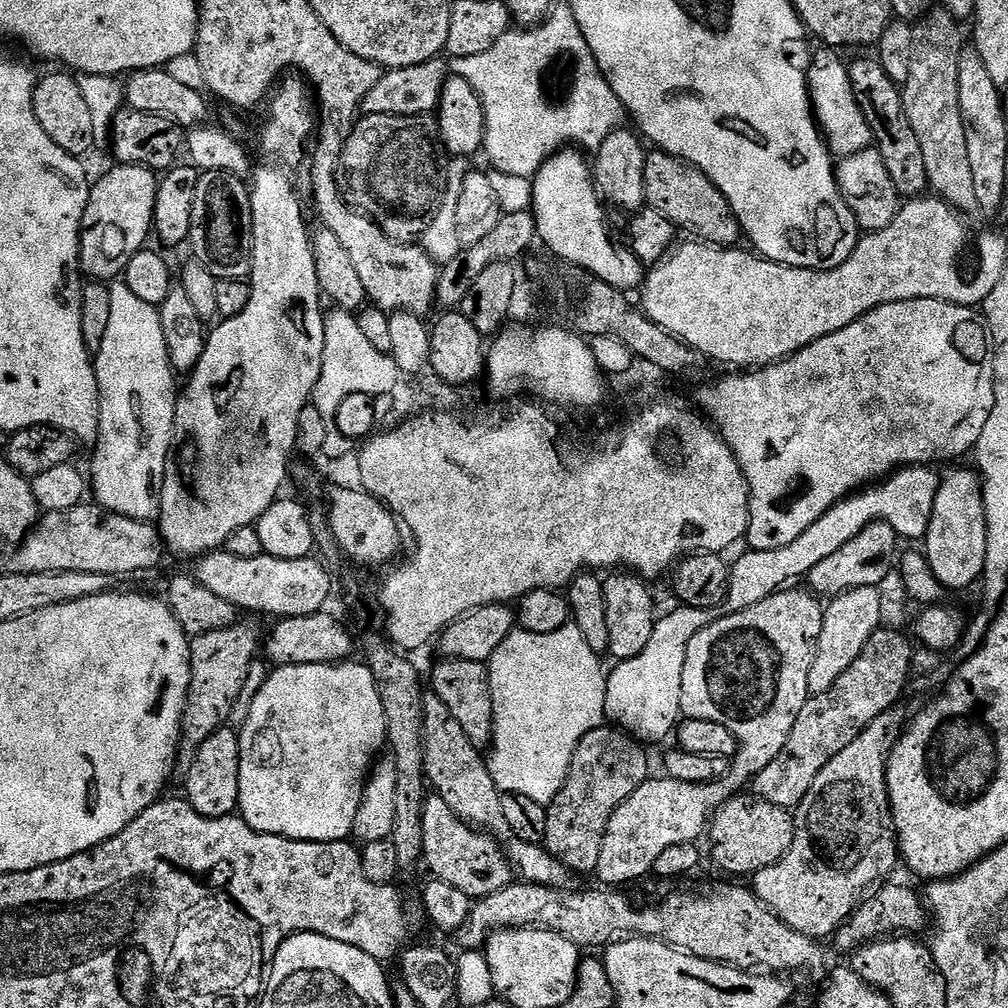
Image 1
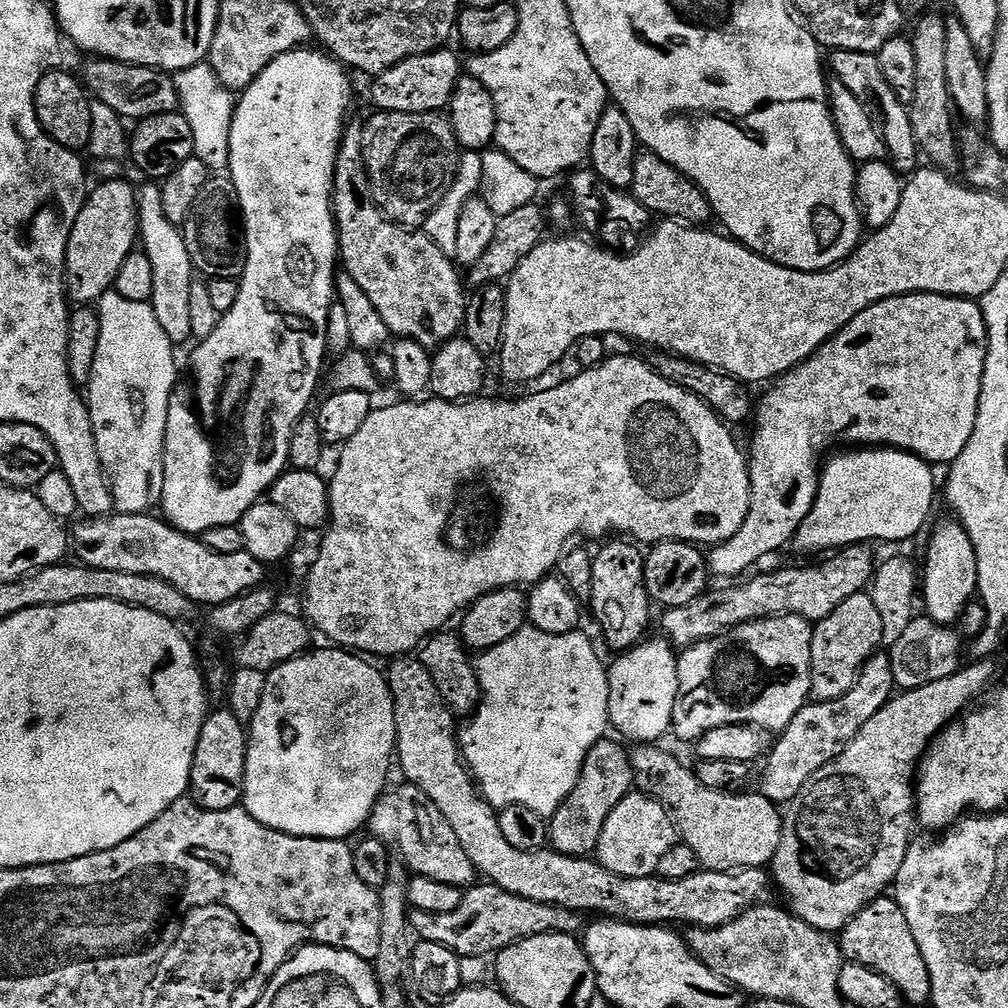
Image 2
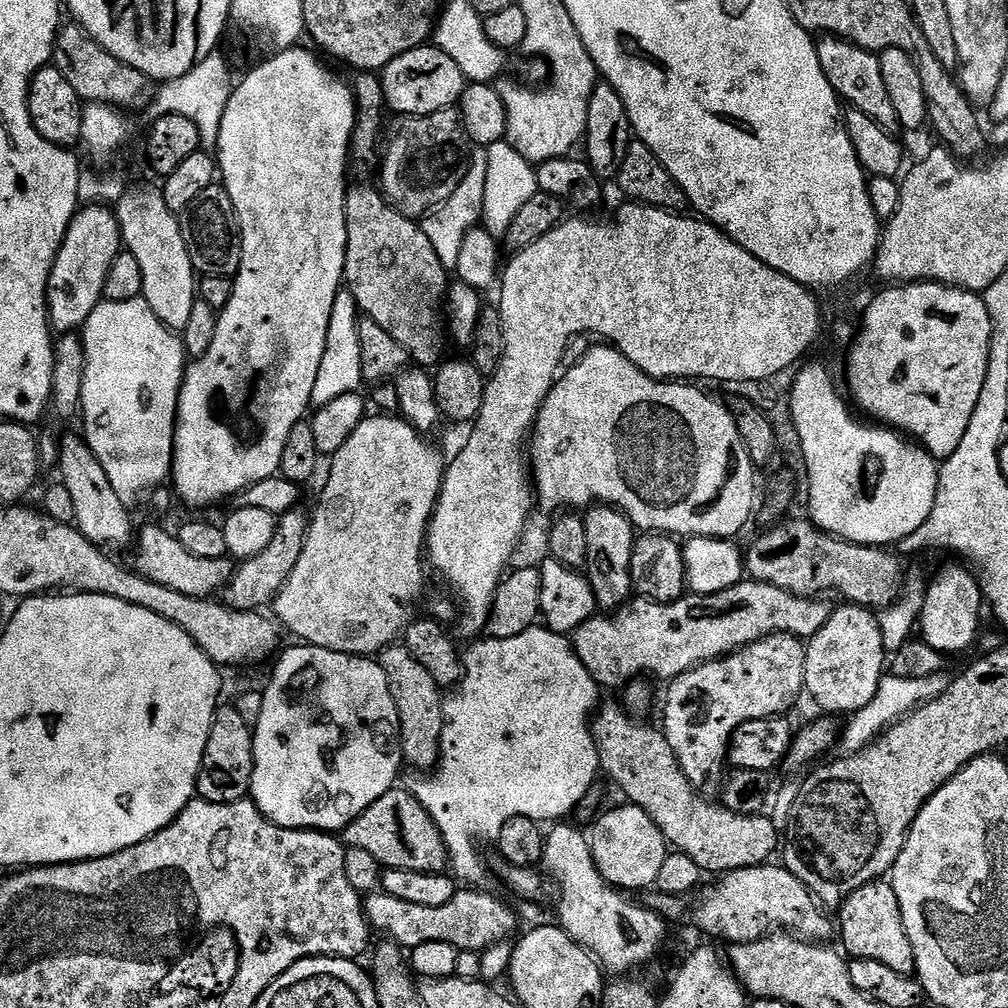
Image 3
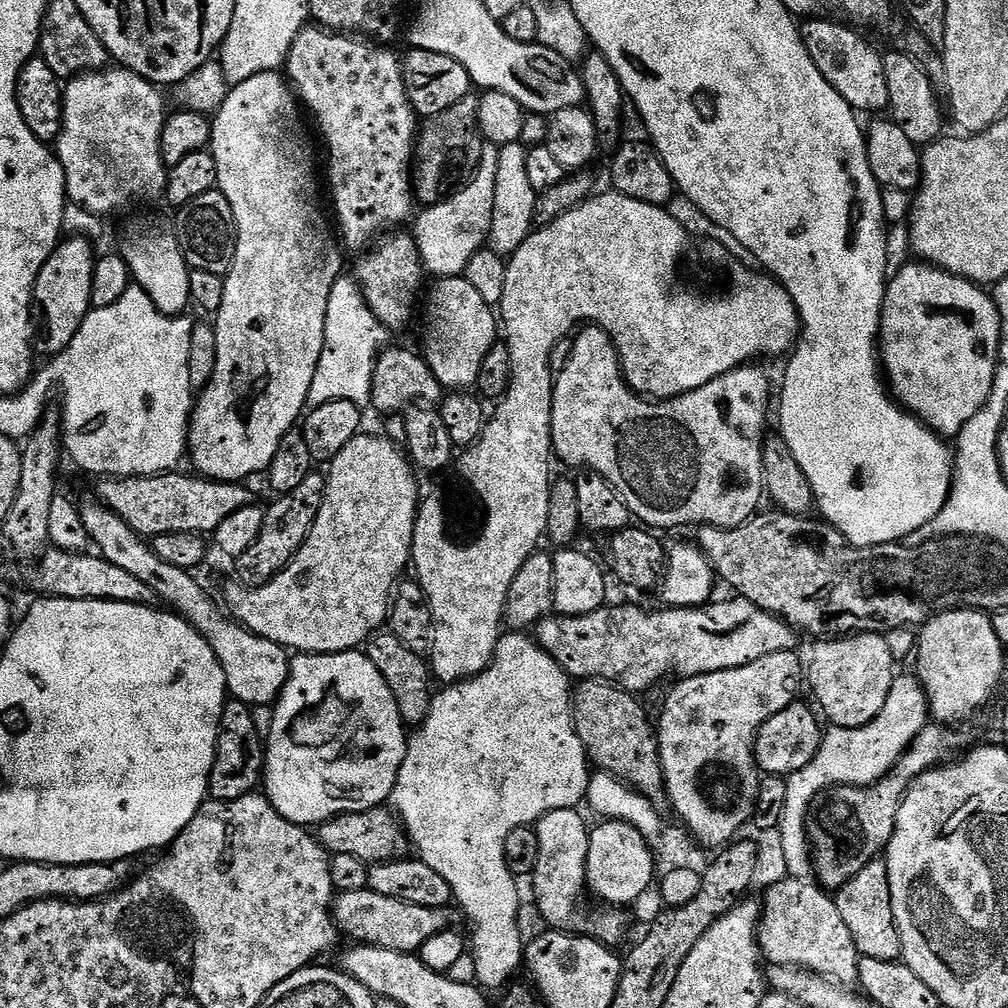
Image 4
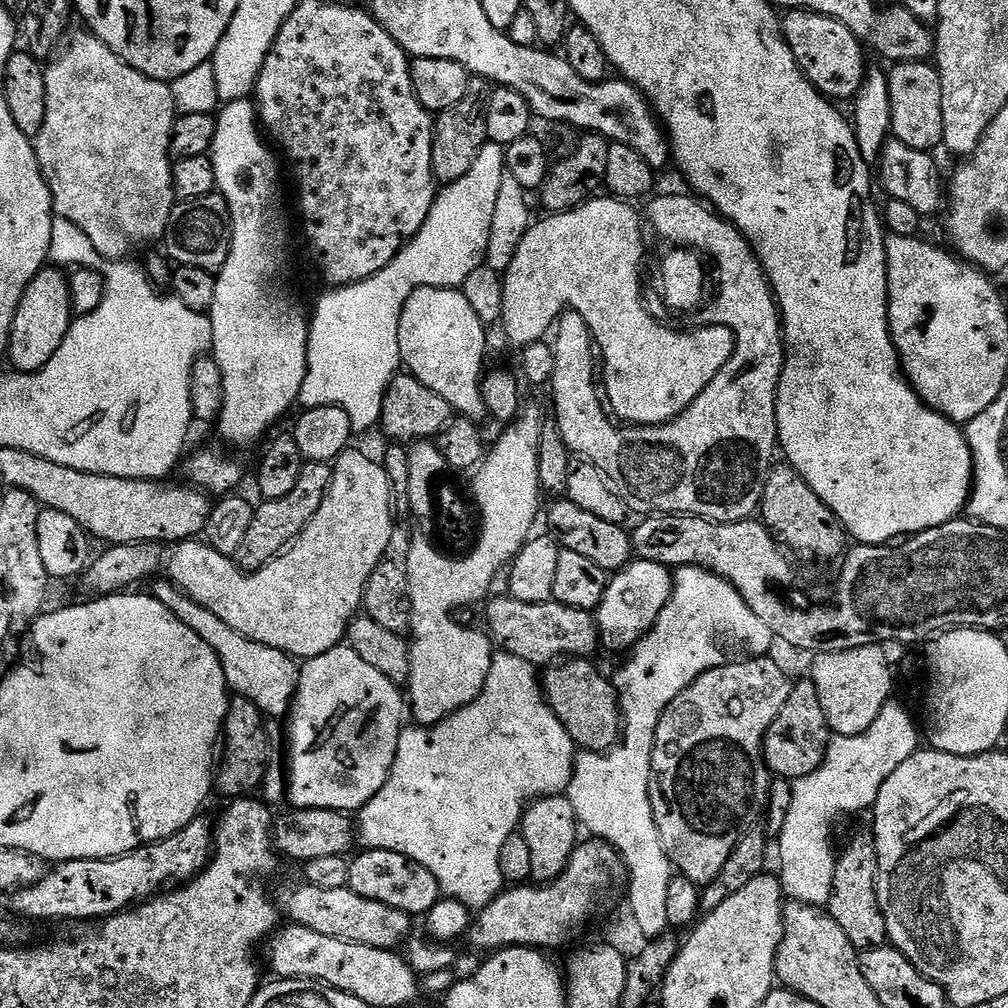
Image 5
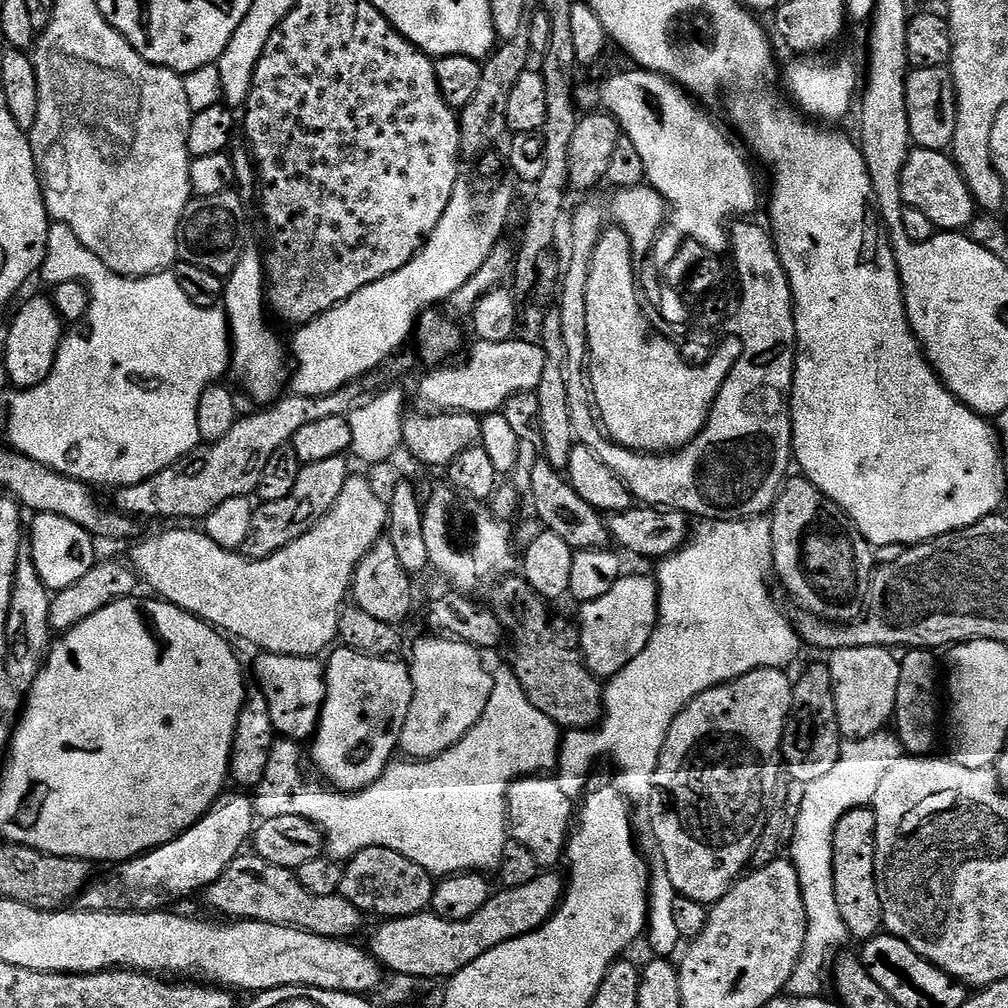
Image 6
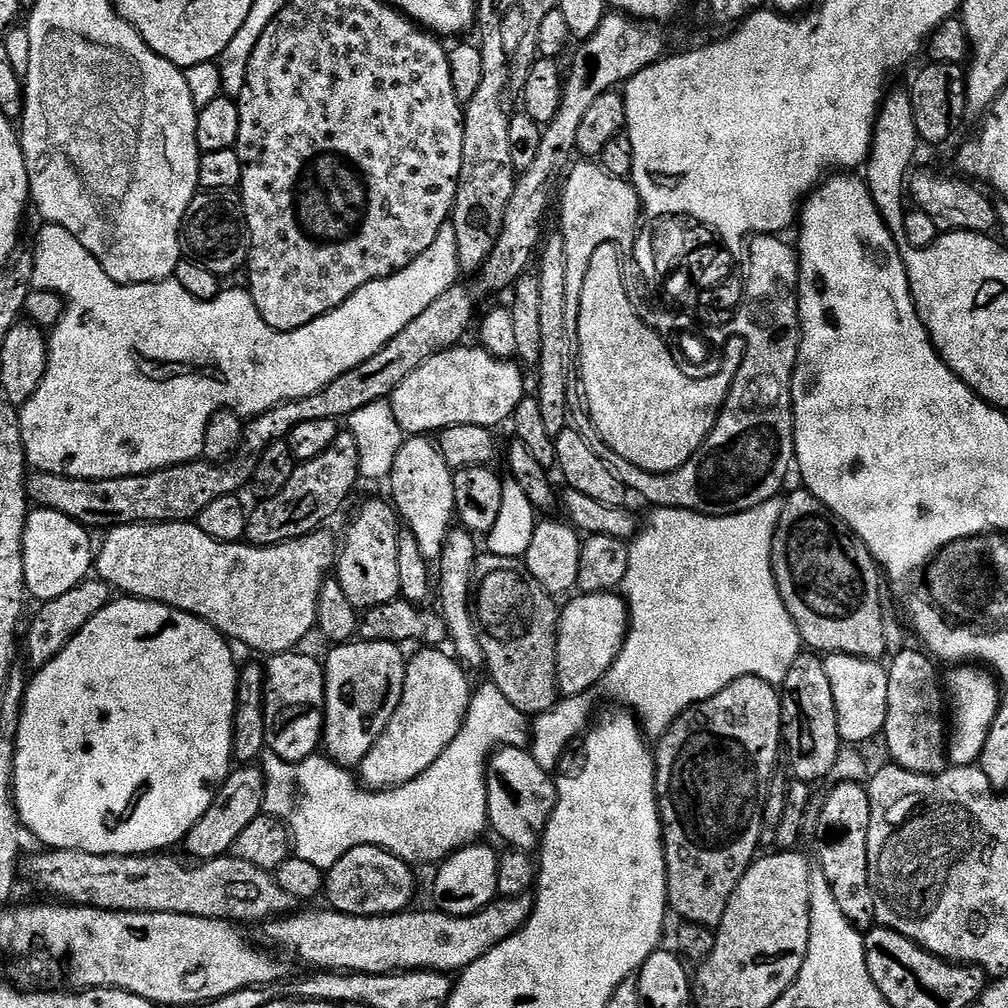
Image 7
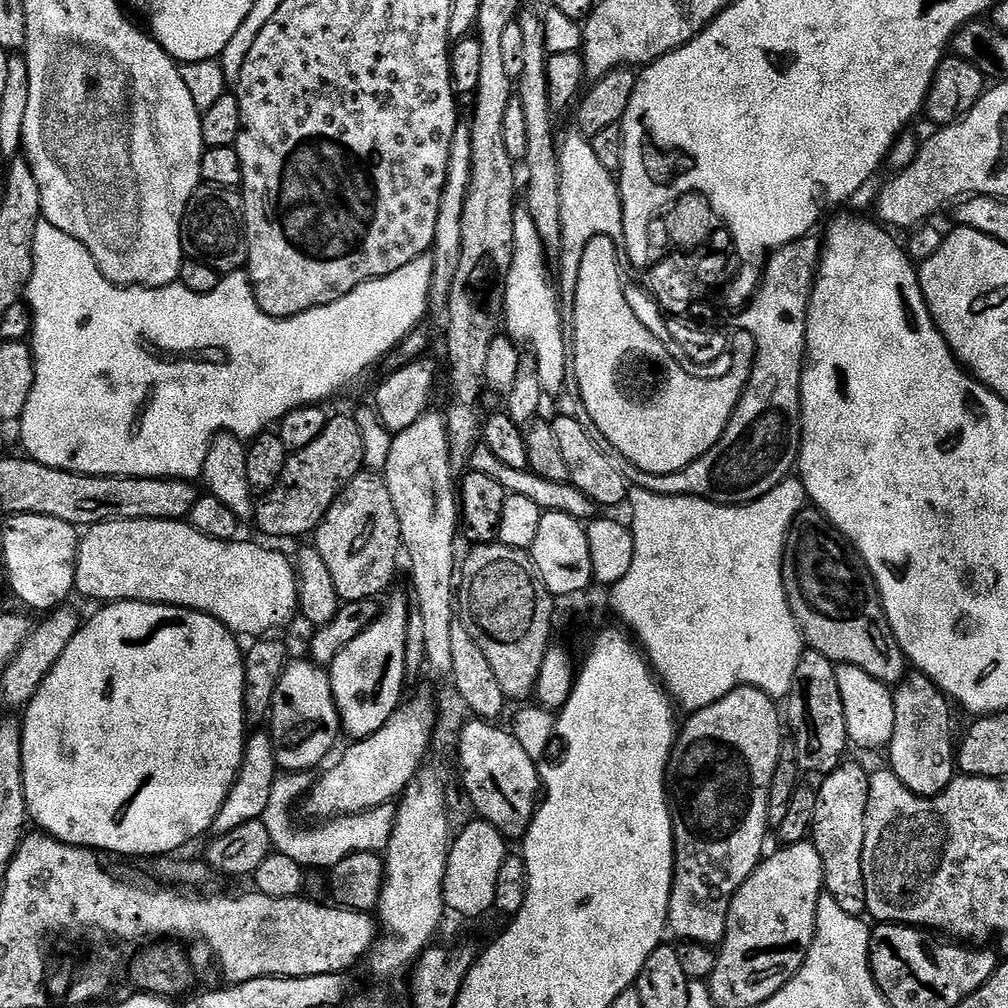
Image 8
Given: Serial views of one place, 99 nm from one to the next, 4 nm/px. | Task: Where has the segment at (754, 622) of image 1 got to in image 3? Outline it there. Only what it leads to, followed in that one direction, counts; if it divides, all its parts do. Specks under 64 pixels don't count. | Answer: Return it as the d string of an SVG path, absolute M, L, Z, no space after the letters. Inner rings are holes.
M775 632L772 636L762 638L750 646L722 656L719 660L710 660L700 664L688 672L676 677L667 685L668 701L664 704L664 724L662 731L670 742L670 750L679 756L684 777L697 790L721 787L725 779L728 745L736 728L751 720L761 720L767 716L779 716L787 713L787 708L799 698L804 687L804 650L806 644L799 636L791 636L785 632ZM631 806L623 807L610 809L604 817L601 815L591 825L593 826L592 832L590 831L592 857L604 881L613 888L651 889L658 878L658 870L662 870L662 862L666 862L670 845L658 830L656 823L646 814L646 810Z

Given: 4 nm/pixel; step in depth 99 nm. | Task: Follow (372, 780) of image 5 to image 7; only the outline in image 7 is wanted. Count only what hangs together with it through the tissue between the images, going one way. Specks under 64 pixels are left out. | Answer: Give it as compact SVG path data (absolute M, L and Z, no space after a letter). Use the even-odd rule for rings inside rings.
M360 640L333 647L324 666L324 738L327 755L341 766L358 766L370 754L398 710L406 656L391 640Z

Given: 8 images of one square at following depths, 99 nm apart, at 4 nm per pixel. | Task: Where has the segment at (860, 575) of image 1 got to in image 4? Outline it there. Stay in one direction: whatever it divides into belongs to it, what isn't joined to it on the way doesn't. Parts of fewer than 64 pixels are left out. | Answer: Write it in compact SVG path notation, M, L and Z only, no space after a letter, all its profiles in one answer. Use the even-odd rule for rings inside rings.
M743 598L731 599L717 599L715 602L701 604L699 608L660 606L657 612L647 612L644 608L624 604L621 608L605 606L585 616L549 614L536 625L534 639L542 650L550 654L550 658L554 658L554 662L558 662L558 666L562 666L569 677L606 680L633 694L641 694L667 676L687 678L734 670L758 658L766 658L766 654L796 652L799 649L801 637L786 621L754 606L754 602Z

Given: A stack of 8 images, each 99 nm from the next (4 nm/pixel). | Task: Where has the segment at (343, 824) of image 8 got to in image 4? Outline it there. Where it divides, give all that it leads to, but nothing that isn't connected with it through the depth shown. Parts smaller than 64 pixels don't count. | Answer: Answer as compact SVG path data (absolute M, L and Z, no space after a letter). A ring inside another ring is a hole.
M512 630L501 635L494 658L489 662L486 670L482 670L476 676L471 676L468 680L461 680L458 684L450 684L439 690L441 692L437 691L433 695L432 705L426 718L413 731L416 733L408 736L406 758L402 762L402 770L398 770L398 778L390 797L390 804L396 815L400 817L404 831L408 833L411 847L415 851L416 848L420 851L417 852L419 859L424 860L426 866L431 866L437 874L442 874L446 882L450 882L452 899L458 905L459 911L463 915L465 912L473 920L472 936L470 932L470 951L474 958L474 966L478 969L476 984L484 990L500 987L503 989L509 983L507 982L508 975L522 968L526 960L526 940L520 937L520 888L516 885L519 883L517 877L513 876L512 871L504 865L506 838L510 838L514 830L535 825L536 821L554 810L566 810L576 808L580 804L583 805L588 794L590 761L582 746L582 738L578 738L572 721L574 684L568 673L562 670L562 666L558 666L558 662L554 662L554 658L550 658L550 654L542 650L531 635Z

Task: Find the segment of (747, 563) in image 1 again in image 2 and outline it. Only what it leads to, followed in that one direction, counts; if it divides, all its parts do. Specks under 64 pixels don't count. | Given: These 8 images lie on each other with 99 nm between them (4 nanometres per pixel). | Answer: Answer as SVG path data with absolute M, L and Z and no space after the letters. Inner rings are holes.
M876 446L871 450L844 450L844 453L841 456L836 456L832 461L825 463L823 465L822 471L820 473L820 489L818 490L818 494L816 495L816 505L812 507L810 510L810 514L806 514L806 518L802 522L802 526L798 526L798 530L796 531L794 537L794 548L797 548L800 552L824 552L820 554L828 554L833 550L839 550L841 548L847 548L849 544L868 544L869 542L873 542L872 540L908 540L911 536L916 536L920 532L920 527L923 526L924 523L928 520L928 515L932 512L932 499L936 496L936 480L932 477L932 472L934 472L933 465L929 464L927 460L920 459L919 456L913 456L911 452L901 452L899 450L893 450L887 446Z

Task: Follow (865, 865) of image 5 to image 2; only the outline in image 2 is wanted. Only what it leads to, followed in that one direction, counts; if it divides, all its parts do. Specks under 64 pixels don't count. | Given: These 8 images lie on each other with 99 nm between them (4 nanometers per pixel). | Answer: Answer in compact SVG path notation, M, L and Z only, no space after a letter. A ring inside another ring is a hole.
M895 898L870 902L839 932L838 943L845 961L861 964L890 978L904 996L905 1005L927 1005L931 1001L932 982L926 958L922 958L922 950L918 950L918 942L914 942L914 930L910 930L910 922L906 922L906 914L902 914Z

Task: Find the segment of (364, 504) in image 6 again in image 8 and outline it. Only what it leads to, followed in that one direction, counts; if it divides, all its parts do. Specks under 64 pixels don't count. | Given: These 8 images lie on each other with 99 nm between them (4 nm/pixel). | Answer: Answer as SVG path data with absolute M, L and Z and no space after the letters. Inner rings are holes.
M132 520L128 524L122 522L110 522L99 524L87 529L83 533L76 549L76 587L77 593L81 592L88 600L104 600L100 602L119 602L122 600L137 600L139 604L169 604L172 608L189 608L191 612L204 612L213 616L218 622L227 626L228 631L237 637L252 636L251 638L264 638L275 628L288 624L298 612L298 590L296 589L298 577L293 561L288 560L280 552L267 552L256 544L240 544L241 542L229 542L226 540L211 540L194 530L191 524L184 520Z

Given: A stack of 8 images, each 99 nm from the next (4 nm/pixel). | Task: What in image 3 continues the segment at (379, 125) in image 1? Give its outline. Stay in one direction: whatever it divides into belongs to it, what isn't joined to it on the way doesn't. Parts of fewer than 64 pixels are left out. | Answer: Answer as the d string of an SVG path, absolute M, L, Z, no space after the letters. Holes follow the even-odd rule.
M453 106L429 116L400 116L390 128L391 124L379 161L379 191L388 205L403 216L423 218L445 204L450 194L458 190L462 178L466 178L470 141L460 117L460 109Z

